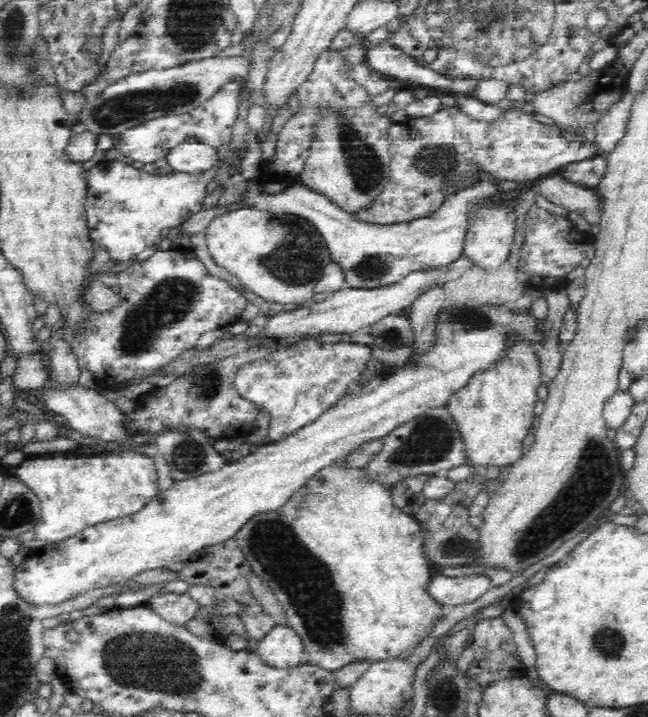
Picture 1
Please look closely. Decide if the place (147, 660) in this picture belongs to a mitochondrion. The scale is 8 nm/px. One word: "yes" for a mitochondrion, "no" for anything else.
yes

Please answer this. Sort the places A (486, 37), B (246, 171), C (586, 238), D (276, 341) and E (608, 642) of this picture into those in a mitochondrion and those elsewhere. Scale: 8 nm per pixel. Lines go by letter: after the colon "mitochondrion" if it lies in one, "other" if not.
A: mitochondrion
B: other
C: other
D: other
E: mitochondrion

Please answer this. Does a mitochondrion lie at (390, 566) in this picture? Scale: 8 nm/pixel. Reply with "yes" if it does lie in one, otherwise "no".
no

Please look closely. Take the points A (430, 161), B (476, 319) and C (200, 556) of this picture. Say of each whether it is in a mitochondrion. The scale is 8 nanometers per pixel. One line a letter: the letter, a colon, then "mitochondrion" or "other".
A: mitochondrion
B: mitochondrion
C: other

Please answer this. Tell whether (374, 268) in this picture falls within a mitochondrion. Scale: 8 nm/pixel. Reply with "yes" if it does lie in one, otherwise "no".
yes

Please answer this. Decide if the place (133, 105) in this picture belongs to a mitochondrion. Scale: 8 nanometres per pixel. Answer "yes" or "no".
yes

